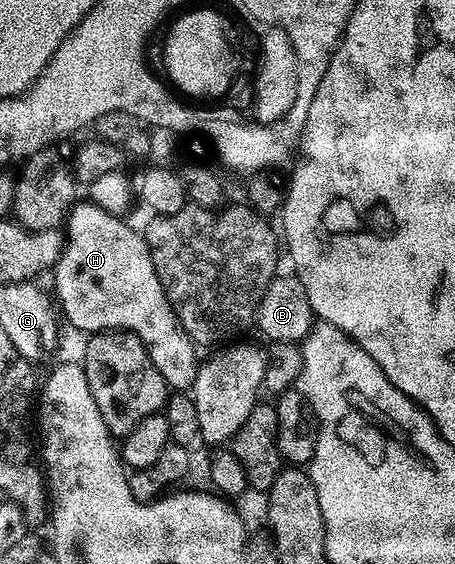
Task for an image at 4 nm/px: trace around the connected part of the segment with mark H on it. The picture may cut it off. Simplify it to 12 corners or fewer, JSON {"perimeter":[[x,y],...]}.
{"perimeter":[[79,201],[52,267],[63,319],[129,330],[167,387],[200,363],[145,237]]}

